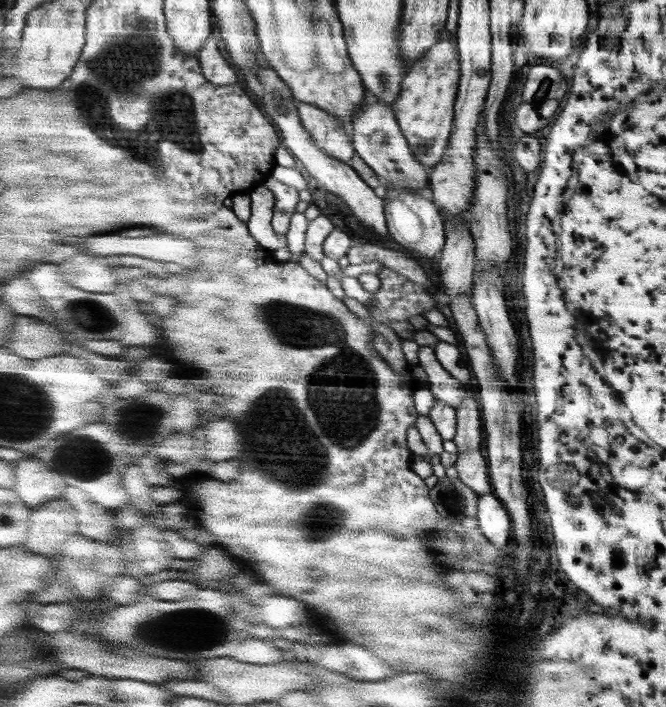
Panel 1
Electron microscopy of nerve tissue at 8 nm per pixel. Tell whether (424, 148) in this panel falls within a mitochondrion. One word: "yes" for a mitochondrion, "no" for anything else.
yes

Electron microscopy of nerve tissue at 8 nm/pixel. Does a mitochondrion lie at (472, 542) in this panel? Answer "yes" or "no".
yes

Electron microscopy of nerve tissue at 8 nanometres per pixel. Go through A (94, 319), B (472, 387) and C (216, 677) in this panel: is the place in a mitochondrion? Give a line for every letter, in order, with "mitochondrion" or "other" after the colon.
A: mitochondrion
B: other
C: other

